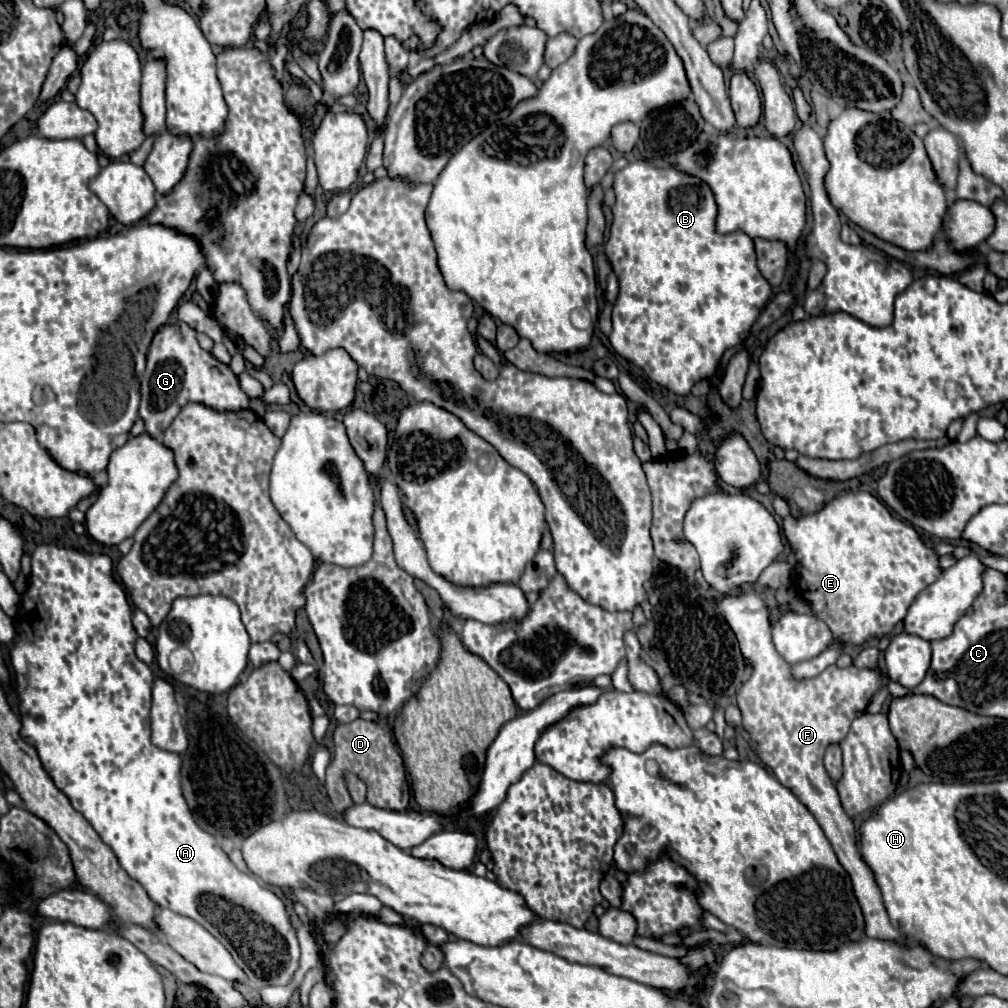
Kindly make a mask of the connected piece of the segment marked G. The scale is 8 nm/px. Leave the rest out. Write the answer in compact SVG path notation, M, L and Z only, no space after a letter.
M163 326L155 334L147 354L147 370L141 380L141 406L139 418L145 422L145 432L151 438L161 438L169 424L175 420L179 410L189 402L201 402L215 410L245 410L251 398L241 390L237 376L227 366L227 374L221 364L209 352L205 352L195 338L195 330L183 326Z

